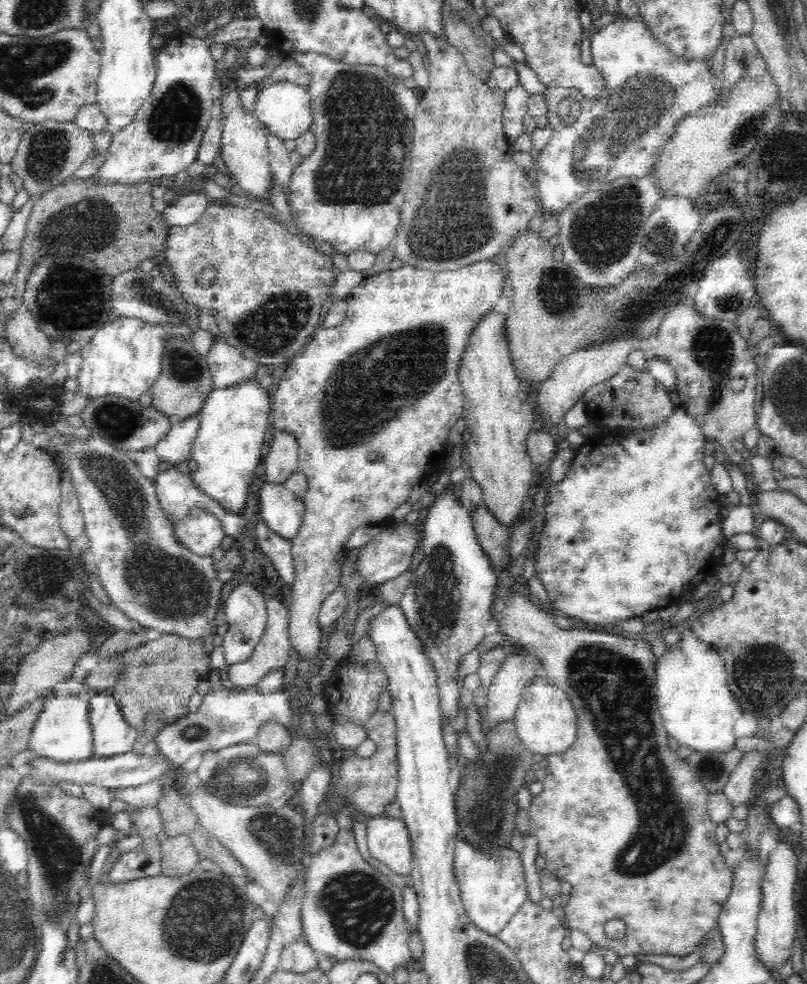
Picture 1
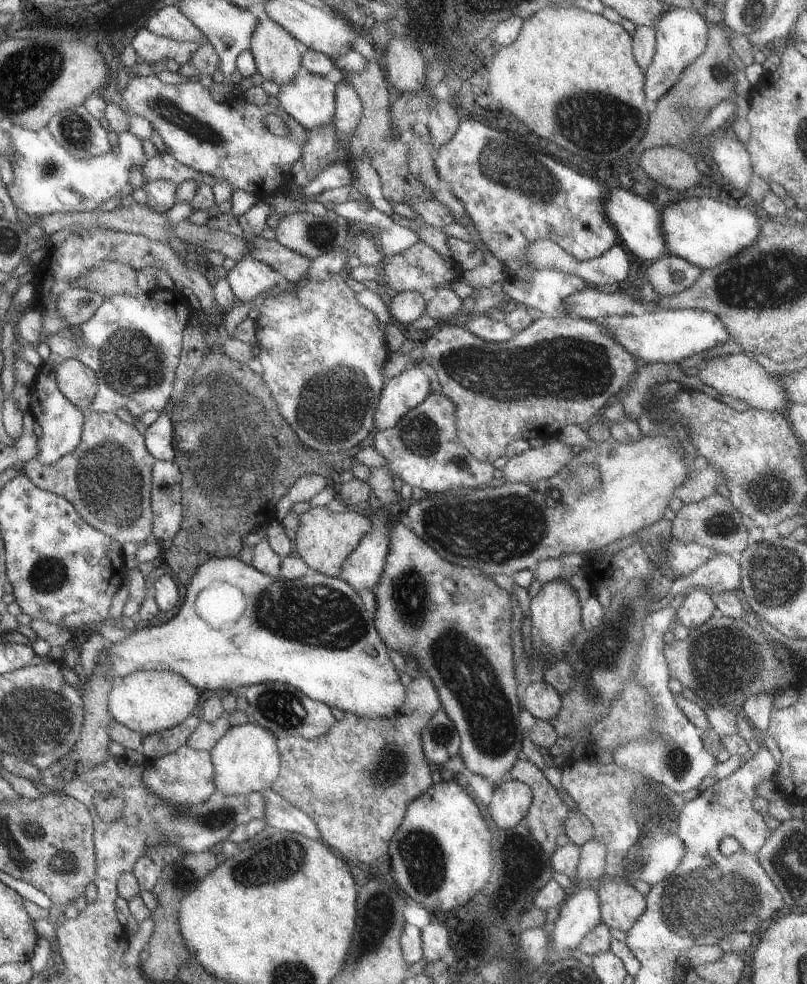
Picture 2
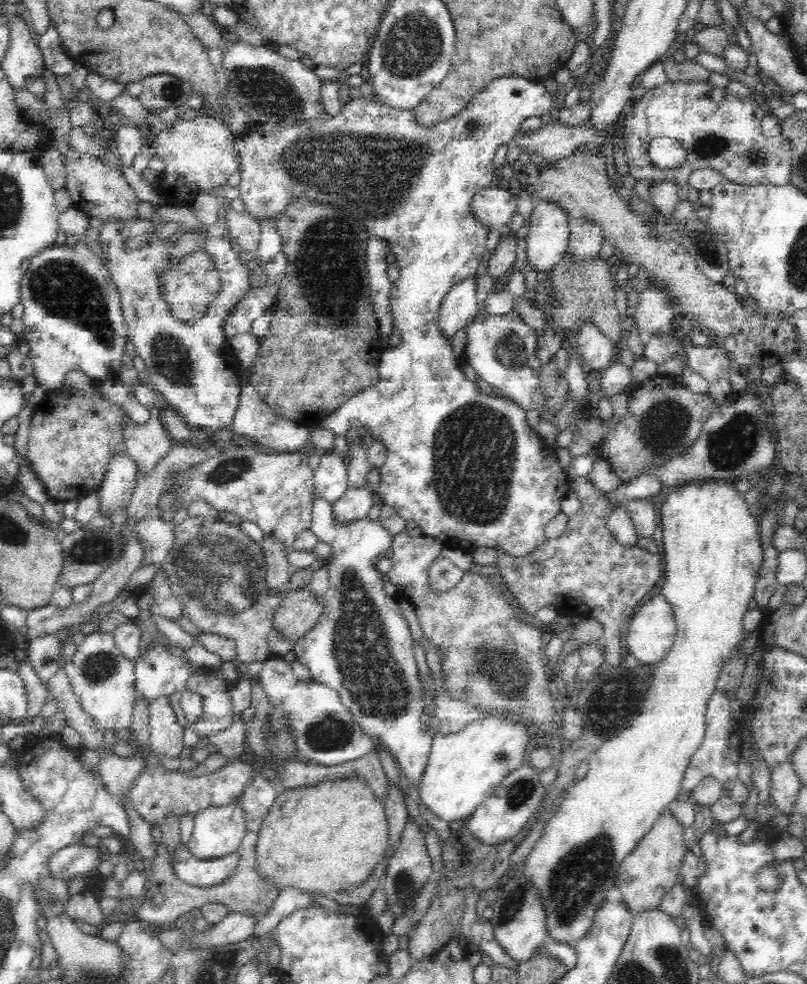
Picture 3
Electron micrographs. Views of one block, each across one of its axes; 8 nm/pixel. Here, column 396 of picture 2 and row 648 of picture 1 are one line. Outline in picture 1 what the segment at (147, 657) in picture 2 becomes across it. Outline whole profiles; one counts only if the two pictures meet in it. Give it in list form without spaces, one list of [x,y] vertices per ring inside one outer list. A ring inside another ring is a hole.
[[[692,630],[682,632],[682,640],[676,646],[670,646],[664,658],[656,658],[656,702],[662,716],[668,736],[676,738],[678,746],[686,746],[694,752],[704,754],[724,754],[736,750],[736,722],[742,718],[742,708],[738,706],[734,694],[728,688],[728,672],[724,658],[706,642],[700,642]]]

